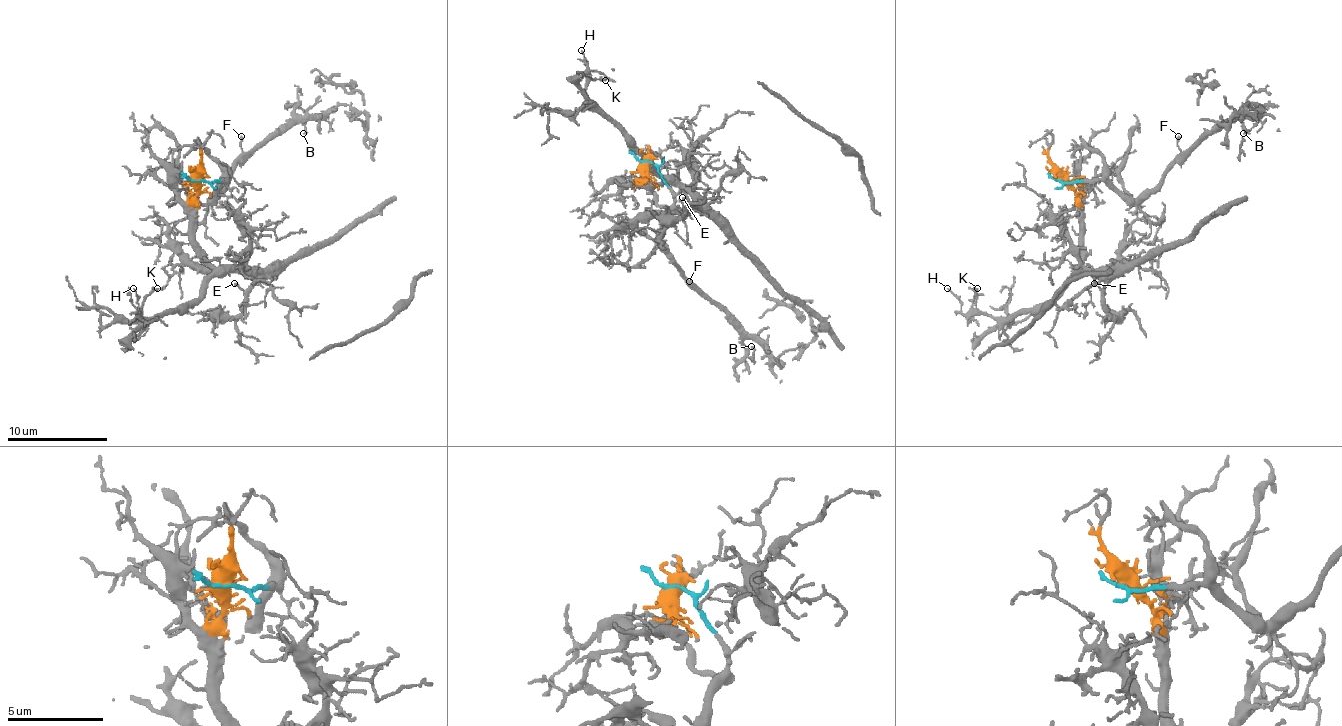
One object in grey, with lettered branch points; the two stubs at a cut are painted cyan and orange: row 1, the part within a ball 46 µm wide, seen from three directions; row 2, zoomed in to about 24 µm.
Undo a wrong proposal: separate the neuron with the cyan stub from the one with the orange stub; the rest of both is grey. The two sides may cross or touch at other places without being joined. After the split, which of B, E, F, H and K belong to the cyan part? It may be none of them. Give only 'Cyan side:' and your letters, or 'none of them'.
Cyan side: B, F

